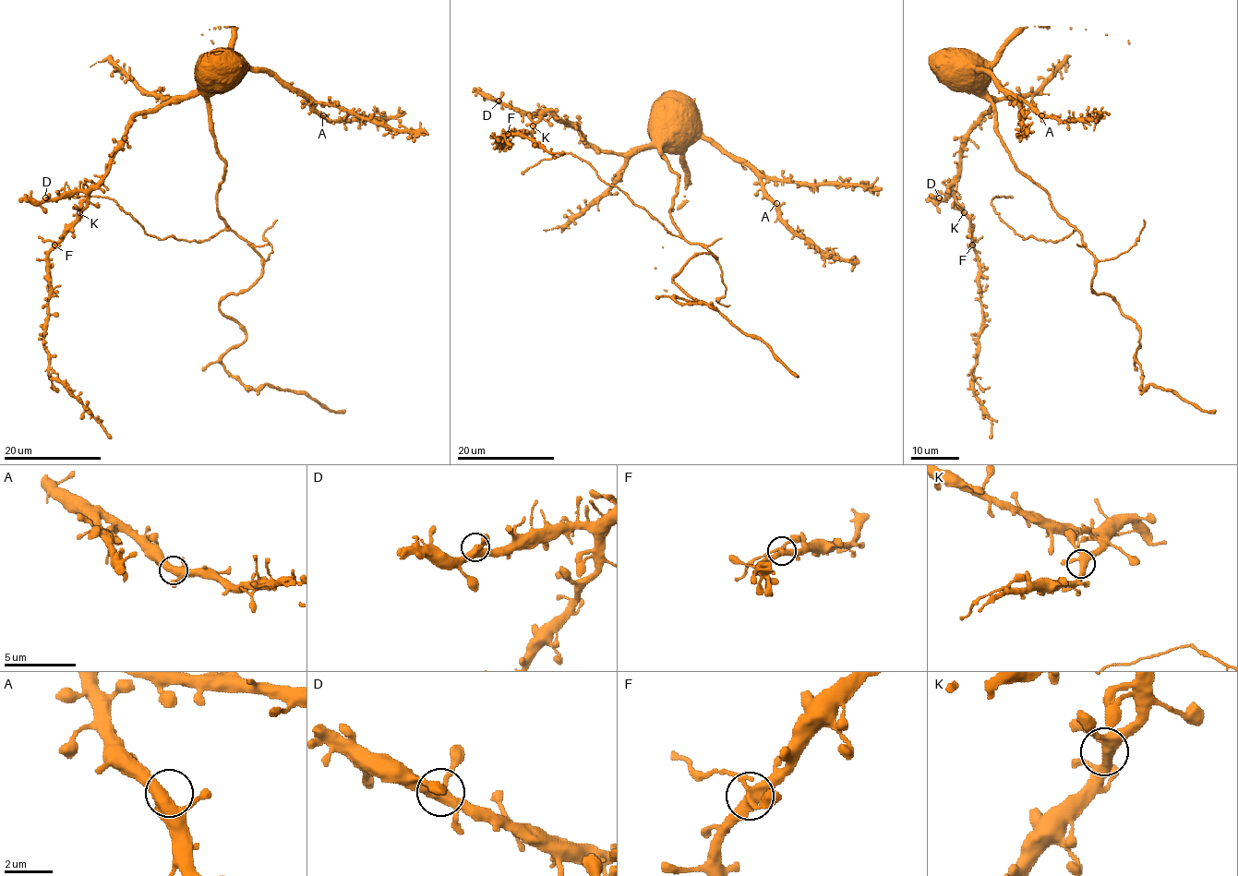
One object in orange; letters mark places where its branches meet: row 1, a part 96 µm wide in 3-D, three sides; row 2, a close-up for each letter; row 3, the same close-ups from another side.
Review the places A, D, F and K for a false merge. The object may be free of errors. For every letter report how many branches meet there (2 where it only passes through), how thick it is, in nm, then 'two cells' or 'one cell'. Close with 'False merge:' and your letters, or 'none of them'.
A: branches 4; calibre 420 nm; one cell
D: branches 4; calibre 400 nm; one cell
F: branches 4; calibre 400 nm; two cells
K: branches 4; calibre 360 nm; one cell
False merge: F

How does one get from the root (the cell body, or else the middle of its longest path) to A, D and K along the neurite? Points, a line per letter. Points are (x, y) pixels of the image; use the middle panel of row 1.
A: (666, 161), (661, 150), (665, 143), (709, 138), (741, 159), (776, 203)
D: (666, 161), (655, 146), (626, 153), (594, 150), (569, 123), (560, 123), (550, 114), (517, 111), (498, 101)
K: (666, 161), (655, 146), (626, 153), (594, 150), (572, 126), (561, 123), (549, 112), (533, 126)

